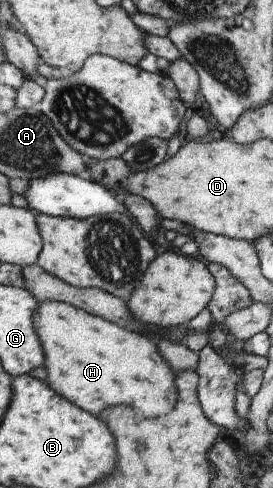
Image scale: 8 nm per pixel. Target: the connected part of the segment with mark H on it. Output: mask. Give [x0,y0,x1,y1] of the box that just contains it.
[35,301,177,418]

